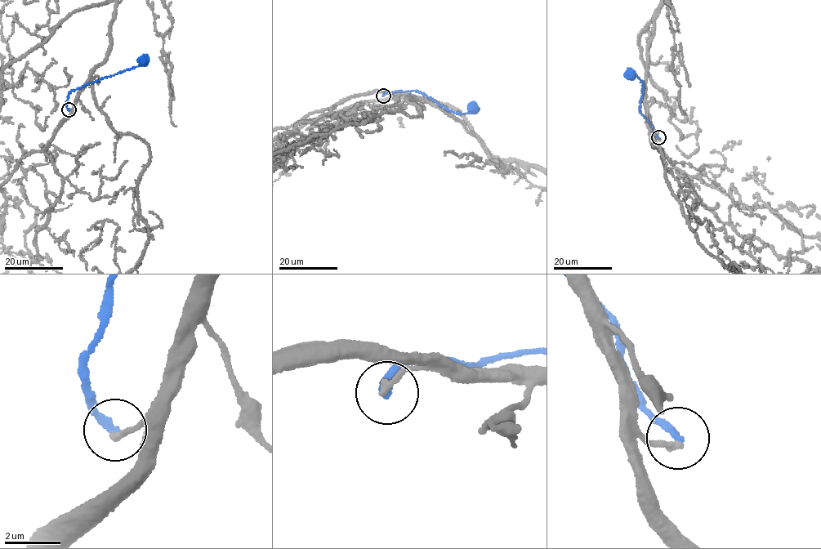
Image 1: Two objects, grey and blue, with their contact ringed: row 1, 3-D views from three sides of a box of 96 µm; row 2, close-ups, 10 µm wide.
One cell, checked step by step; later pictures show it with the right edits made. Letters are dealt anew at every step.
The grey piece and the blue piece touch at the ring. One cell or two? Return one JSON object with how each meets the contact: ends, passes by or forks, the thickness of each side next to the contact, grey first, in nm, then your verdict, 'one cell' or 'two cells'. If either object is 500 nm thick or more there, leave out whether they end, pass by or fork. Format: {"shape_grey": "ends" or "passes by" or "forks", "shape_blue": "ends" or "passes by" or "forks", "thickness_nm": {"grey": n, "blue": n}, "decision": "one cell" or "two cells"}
{"shape_grey": "ends", "shape_blue": "ends", "thickness_nm": {"grey": 240, "blue": 260}, "decision": "two cells"}

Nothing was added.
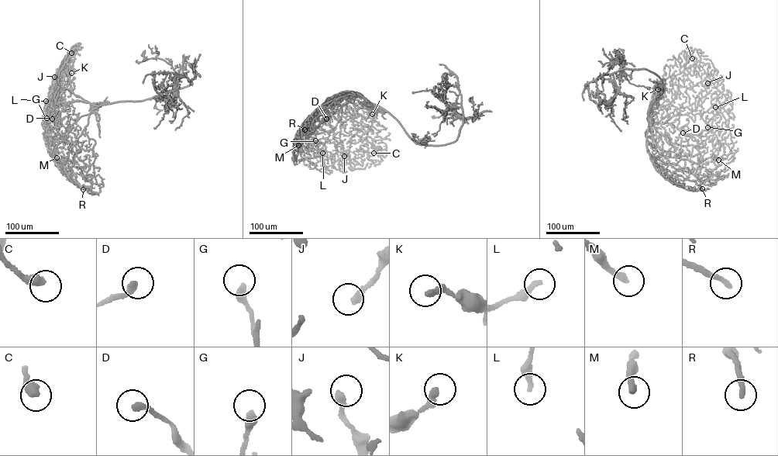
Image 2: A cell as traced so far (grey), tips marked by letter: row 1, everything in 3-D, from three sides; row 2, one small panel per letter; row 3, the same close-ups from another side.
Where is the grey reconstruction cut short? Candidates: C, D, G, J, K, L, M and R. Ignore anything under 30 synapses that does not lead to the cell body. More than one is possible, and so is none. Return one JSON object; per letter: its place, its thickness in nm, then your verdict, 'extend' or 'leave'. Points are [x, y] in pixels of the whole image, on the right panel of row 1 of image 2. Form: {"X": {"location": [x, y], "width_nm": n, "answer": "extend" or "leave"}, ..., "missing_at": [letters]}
{"C": {"location": [692, 58], "width_nm": 420, "answer": "leave"}, "D": {"location": [683, 132], "width_nm": 300, "answer": "leave"}, "G": {"location": [707, 127], "width_nm": 360, "answer": "leave"}, "J": {"location": [707, 83], "width_nm": 320, "answer": "leave"}, "K": {"location": [658, 89], "width_nm": 320, "answer": "leave"}, "L": {"location": [715, 107], "width_nm": 320, "answer": "leave"}, "M": {"location": [718, 160], "width_nm": 280, "answer": "leave"}, "R": {"location": [702, 188], "width_nm": 280, "answer": "extend"}, "missing_at": ["R"]}

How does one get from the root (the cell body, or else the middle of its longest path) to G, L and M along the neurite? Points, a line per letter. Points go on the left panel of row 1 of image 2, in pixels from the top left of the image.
G: (119, 101), (97, 105), (79, 101), (60, 102), (55, 105), (49, 122), (43, 126), (46, 118)
L: (119, 101), (97, 105), (79, 101), (56, 104), (54, 98), (49, 102), (46, 101)
M: (119, 101), (101, 105), (69, 126), (67, 136), (53, 152), (57, 167), (53, 155), (56, 157)

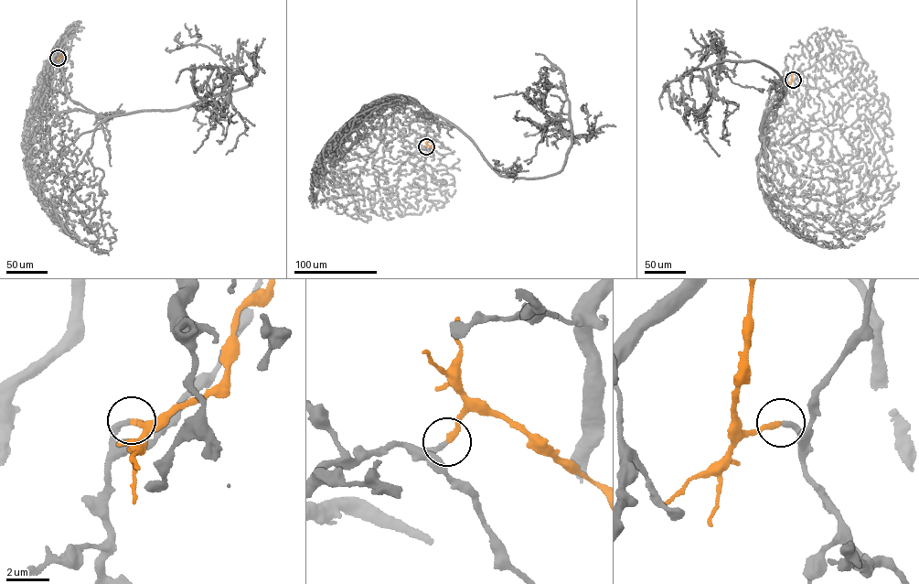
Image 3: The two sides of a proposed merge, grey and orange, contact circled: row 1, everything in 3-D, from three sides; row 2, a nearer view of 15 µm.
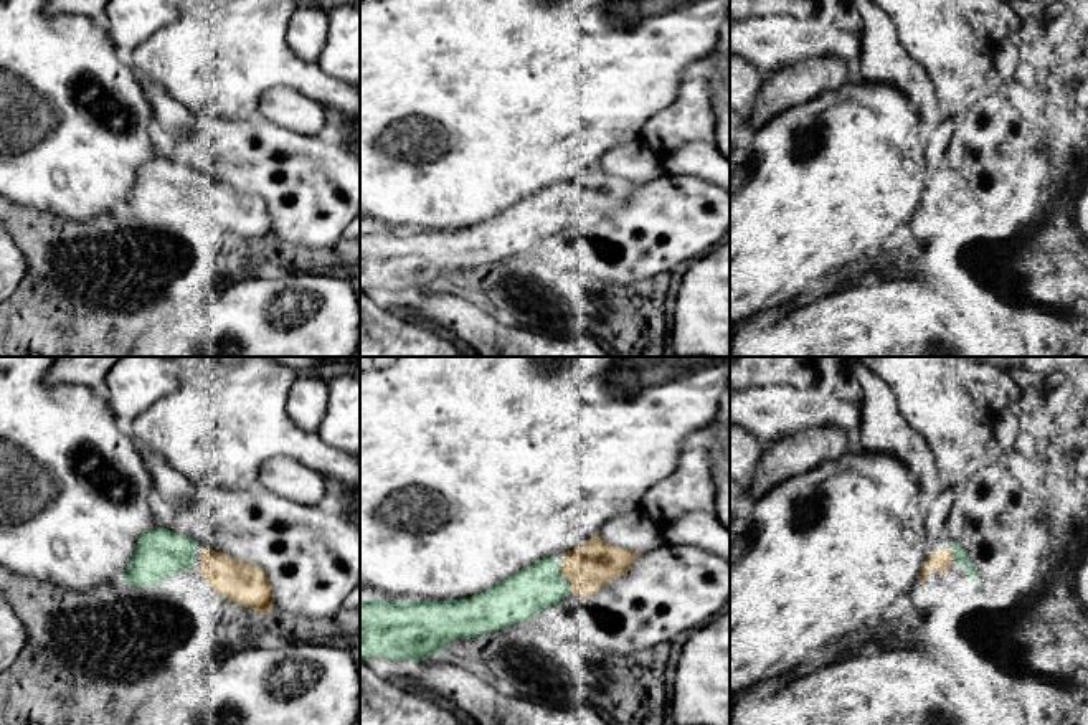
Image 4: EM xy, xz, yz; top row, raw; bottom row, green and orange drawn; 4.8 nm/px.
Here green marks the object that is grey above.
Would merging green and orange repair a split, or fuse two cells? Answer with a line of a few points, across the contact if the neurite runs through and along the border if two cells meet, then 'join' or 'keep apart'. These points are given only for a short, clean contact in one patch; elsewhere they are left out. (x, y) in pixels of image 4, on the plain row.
join

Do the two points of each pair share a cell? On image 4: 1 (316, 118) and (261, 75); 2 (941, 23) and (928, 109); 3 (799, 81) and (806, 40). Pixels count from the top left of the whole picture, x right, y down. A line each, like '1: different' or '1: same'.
1: different
2: different
3: different

